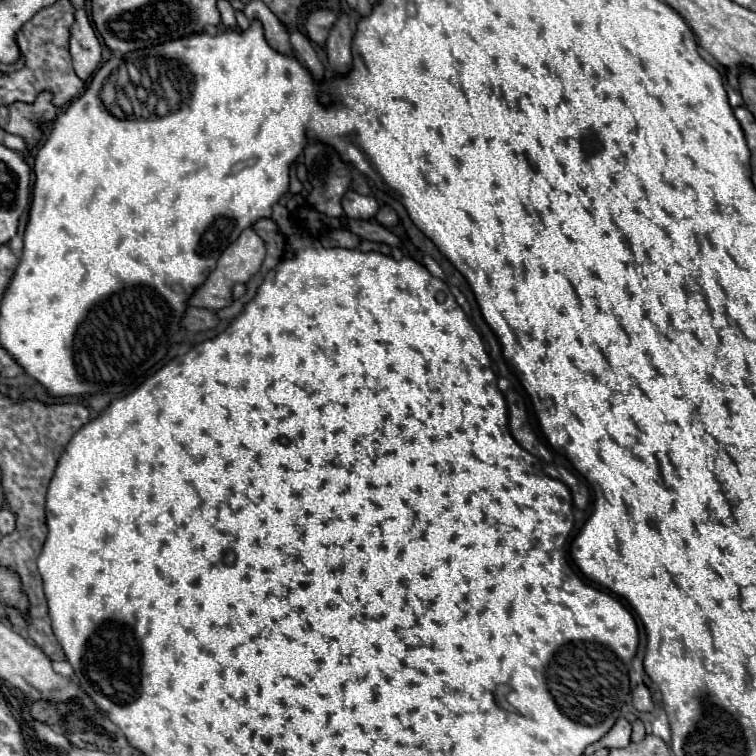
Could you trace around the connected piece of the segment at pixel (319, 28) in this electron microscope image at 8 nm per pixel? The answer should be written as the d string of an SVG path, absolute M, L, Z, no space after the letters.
M318 9L314 13L308 15L306 19L306 31L308 31L308 39L314 41L316 45L324 47L324 41L330 33L330 29L334 27L338 15L334 15L332 11L326 11L326 9Z

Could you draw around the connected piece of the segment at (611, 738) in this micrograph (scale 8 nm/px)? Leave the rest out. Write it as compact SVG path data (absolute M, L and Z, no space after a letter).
M618 719L614 723L614 727L600 739L600 747L606 747L606 749L620 749L620 747L626 747L630 743L630 723L626 719Z

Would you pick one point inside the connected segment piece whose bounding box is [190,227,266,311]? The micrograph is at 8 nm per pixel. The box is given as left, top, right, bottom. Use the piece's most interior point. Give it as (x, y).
(240, 262)

